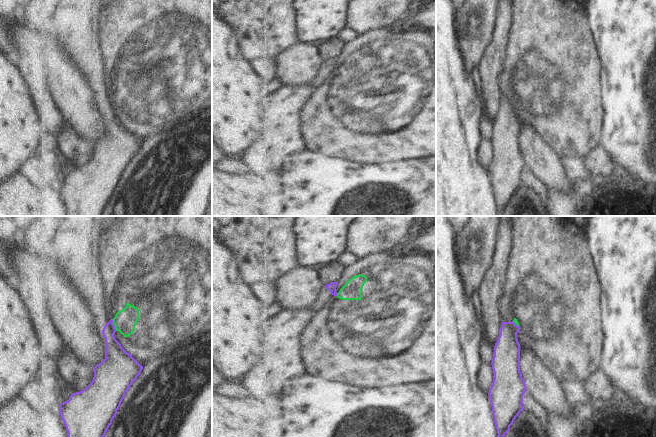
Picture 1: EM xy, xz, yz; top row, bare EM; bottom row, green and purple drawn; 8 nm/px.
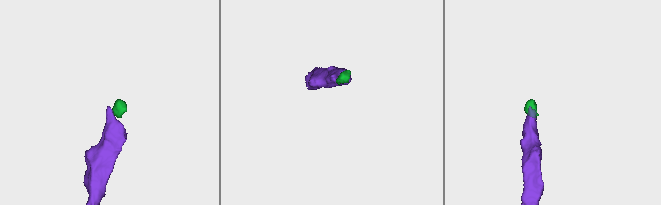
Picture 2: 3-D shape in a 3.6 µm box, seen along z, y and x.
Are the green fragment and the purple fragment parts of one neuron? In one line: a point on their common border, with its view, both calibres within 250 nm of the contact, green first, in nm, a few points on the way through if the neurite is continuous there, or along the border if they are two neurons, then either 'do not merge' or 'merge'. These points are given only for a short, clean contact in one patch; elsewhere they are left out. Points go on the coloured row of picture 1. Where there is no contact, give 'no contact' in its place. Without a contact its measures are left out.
xy (114, 325) | 180/180 nm | do not merge

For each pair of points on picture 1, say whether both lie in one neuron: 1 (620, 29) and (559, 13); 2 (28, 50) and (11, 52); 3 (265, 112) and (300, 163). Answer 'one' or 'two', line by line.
1: two
2: two
3: two

